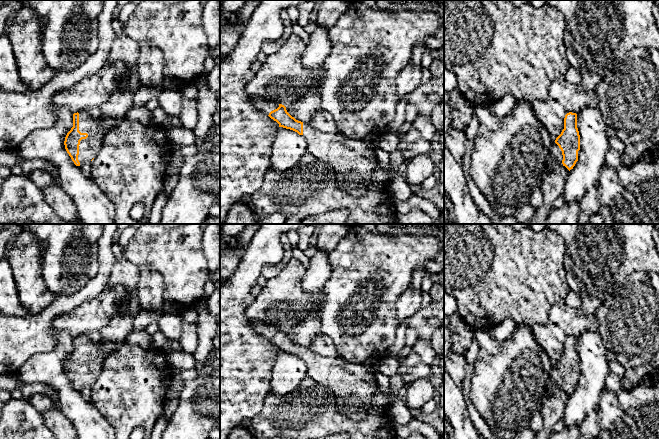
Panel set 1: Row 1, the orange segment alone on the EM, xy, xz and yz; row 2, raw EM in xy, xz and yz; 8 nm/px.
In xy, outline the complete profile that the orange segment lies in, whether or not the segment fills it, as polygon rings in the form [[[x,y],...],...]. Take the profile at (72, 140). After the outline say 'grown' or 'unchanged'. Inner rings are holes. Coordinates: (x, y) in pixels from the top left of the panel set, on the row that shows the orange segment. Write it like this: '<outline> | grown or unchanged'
[[[87,110],[73,114],[73,127],[64,141],[65,149],[76,166],[92,161],[106,134],[113,127],[103,129]]] | grown

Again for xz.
[[[250,97],[254,105],[279,124],[279,127],[293,130],[307,141],[307,153],[317,161],[327,164],[335,172],[339,187],[353,196],[364,195],[373,179],[377,161],[376,146],[366,144],[361,138],[347,138],[339,133],[326,133],[315,129],[310,123],[303,123],[292,117],[282,104],[262,97]]] | grown

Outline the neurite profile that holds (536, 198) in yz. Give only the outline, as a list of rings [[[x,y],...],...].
[[[537,188],[531,193],[528,200],[528,204],[536,208],[541,205],[542,201],[543,201],[543,196],[541,193],[541,189]]]

